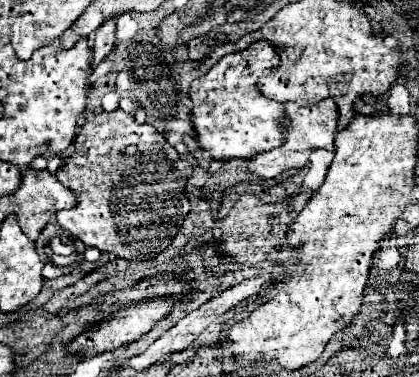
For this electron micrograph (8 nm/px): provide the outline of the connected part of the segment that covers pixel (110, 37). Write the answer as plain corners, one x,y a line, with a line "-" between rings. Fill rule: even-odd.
112,16
108,18
96,32
94,32
94,44
92,44
92,52
94,52
94,60
92,60
92,66
96,66
102,58
106,58
112,48
114,48
114,34
116,34
116,20
118,16

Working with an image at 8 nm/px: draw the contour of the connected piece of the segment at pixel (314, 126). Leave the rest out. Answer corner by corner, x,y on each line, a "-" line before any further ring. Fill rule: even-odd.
322,98
316,104
298,104
298,102
284,102
284,120
288,120
288,128
284,134
284,144
270,152
256,154
248,160
248,172
260,178
274,178
290,168
302,168
308,162
308,156
316,148
334,150
334,136
338,130
338,110
332,98

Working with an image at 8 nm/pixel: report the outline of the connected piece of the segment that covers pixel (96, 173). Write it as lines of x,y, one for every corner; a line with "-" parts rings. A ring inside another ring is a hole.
120,108
114,112
100,112
94,116
94,120
88,120
80,128
74,144
74,154
66,158
64,164
56,170
56,178
74,192
78,202
74,208
56,212
56,222
86,246
94,246
102,252
110,252
126,260
150,260
164,254
164,249
172,245
172,237
178,231
176,227
182,226
180,222
190,212
186,180
192,174
192,164
182,160
176,148
154,126
136,124
134,116
-
132,144
138,146
138,152
128,156
126,148

